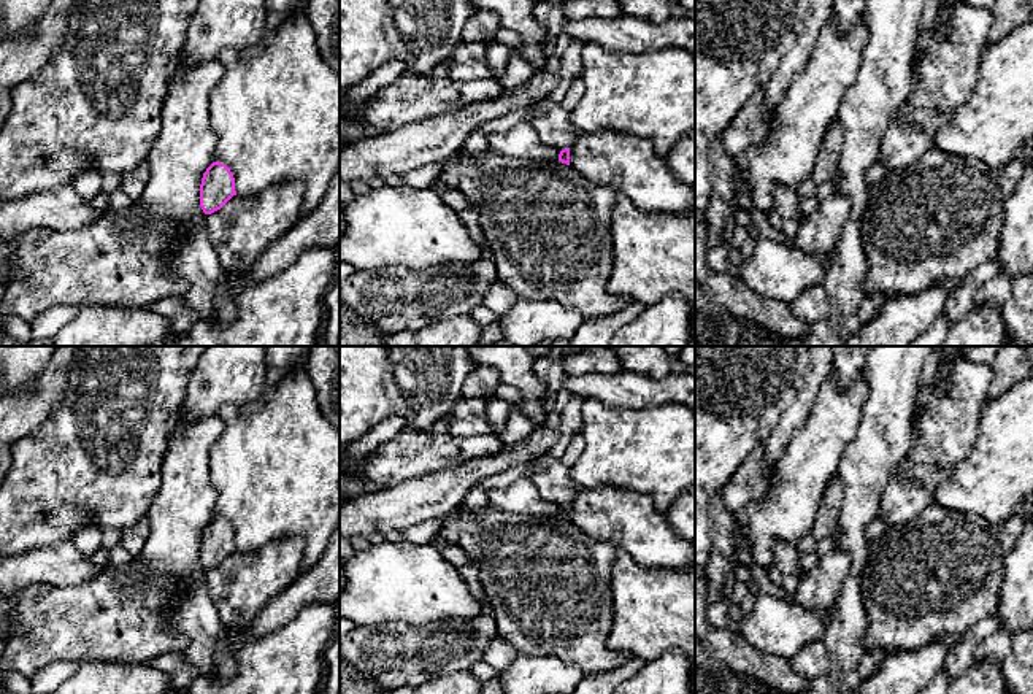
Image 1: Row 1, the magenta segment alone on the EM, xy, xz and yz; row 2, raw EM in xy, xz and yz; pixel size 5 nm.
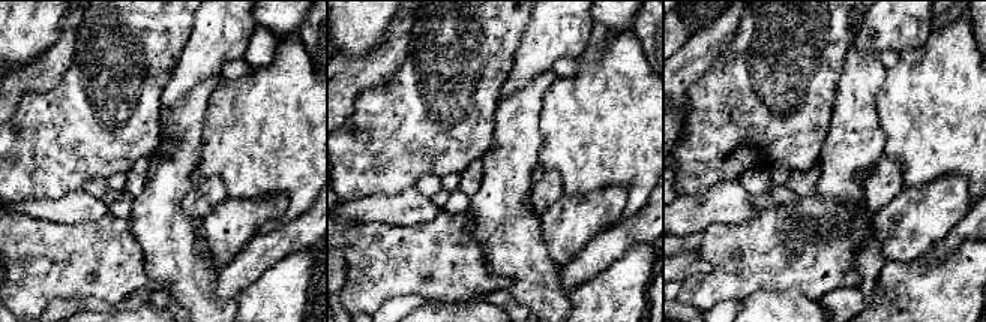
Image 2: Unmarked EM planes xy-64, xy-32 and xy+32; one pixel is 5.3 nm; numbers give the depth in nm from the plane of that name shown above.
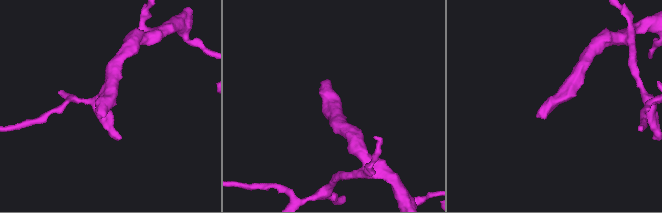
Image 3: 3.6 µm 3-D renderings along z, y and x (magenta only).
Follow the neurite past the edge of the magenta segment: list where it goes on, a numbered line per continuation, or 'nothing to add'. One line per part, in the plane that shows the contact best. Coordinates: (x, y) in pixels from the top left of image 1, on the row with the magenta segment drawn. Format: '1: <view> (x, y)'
1: xz (552, 124)

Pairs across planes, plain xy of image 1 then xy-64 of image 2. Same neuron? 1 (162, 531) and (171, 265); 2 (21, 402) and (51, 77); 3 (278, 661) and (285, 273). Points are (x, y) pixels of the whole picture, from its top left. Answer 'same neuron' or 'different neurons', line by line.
1: same neuron
2: same neuron
3: same neuron

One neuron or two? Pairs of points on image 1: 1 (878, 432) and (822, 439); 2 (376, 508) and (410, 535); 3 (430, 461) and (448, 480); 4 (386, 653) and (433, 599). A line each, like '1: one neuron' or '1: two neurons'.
1: two neurons
2: two neurons
3: two neurons
4: two neurons

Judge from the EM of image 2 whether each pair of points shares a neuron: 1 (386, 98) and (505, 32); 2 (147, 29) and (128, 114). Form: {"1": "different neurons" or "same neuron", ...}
{"1": "same neuron", "2": "same neuron"}

